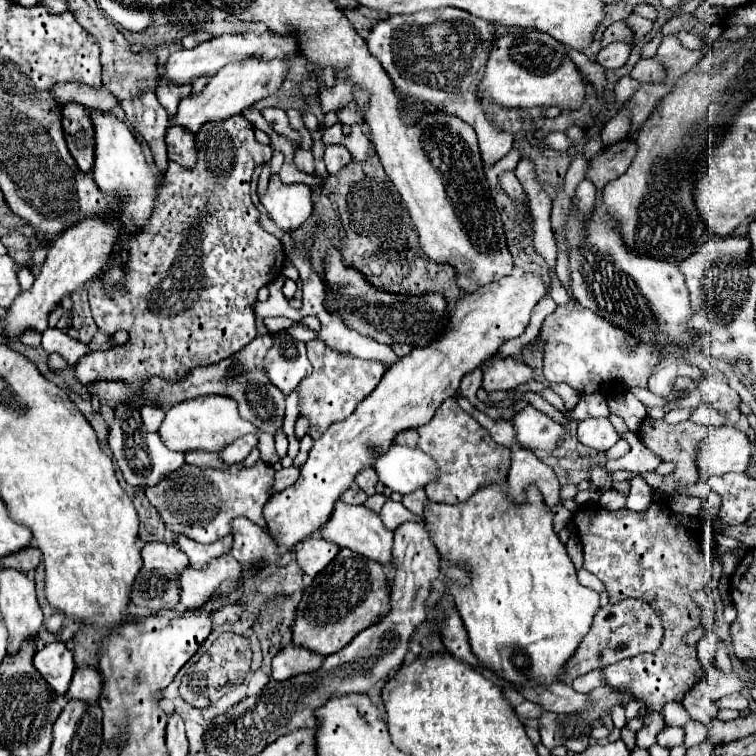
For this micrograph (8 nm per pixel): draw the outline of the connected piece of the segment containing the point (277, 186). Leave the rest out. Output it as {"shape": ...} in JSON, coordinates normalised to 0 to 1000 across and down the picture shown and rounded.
{"shape":[[[362,229],[354,237],[352,255],[344,258],[344,269],[370,303],[386,306],[413,282],[413,250],[402,242],[378,245],[370,239],[368,229]]]}

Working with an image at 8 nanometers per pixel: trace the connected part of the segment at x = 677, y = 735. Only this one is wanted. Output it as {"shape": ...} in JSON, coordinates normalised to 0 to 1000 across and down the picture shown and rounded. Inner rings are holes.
{"shape":[[[878,962],[870,972],[868,972],[868,983],[876,988],[894,988],[905,983],[905,964],[902,962]]]}

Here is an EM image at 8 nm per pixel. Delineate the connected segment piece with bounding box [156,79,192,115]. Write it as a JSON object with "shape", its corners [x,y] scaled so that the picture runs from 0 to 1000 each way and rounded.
{"shape":[[[214,104],[214,107],[209,110],[209,115],[206,115],[206,126],[209,126],[212,139],[222,147],[222,152],[230,152],[235,136],[238,136],[246,126],[251,126],[251,118],[254,118],[251,110],[241,110],[241,112],[238,112],[238,110],[225,110],[225,107]]]}

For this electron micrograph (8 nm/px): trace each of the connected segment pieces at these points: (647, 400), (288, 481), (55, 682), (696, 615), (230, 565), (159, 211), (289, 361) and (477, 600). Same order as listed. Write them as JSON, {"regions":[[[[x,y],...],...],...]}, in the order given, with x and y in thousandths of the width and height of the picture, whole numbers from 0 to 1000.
{"regions":[[[[837,512],[832,516],[854,538],[874,538],[889,528],[889,524],[877,526],[860,519],[856,513]]],[[[381,618],[381,620],[368,620],[362,628],[362,639],[360,639],[360,652],[370,652],[378,644],[384,644],[389,636],[394,634],[394,620],[392,618]]],[[[66,851],[53,861],[48,861],[45,882],[74,914],[74,919],[87,919],[101,882],[98,882],[98,866],[87,858],[85,851]]],[[[860,665],[854,676],[839,679],[831,673],[820,676],[804,676],[794,668],[775,668],[772,679],[770,673],[762,673],[759,679],[759,694],[765,700],[767,718],[772,724],[772,753],[786,758],[804,782],[807,798],[839,790],[847,795],[860,798],[865,806],[870,806],[870,816],[878,829],[876,853],[865,864],[849,864],[844,869],[833,869],[825,874],[817,874],[799,885],[802,903],[817,911],[833,914],[841,925],[852,925],[860,940],[876,940],[878,930],[884,927],[902,927],[902,922],[913,914],[915,906],[921,906],[931,896],[929,877],[923,874],[921,856],[907,853],[907,837],[918,829],[926,829],[929,806],[923,798],[915,795],[915,782],[931,780],[939,776],[944,767],[943,749],[946,747],[944,713],[946,702],[942,693],[930,693],[915,684],[905,684],[899,679],[889,679],[878,665]]],[[[291,734],[267,753],[246,750],[235,758],[238,798],[249,806],[262,806],[272,798],[278,787],[288,782],[294,769],[315,766],[317,758],[320,747],[315,747],[307,734]]],[[[310,152],[299,160],[283,160],[283,163],[272,163],[272,168],[267,168],[267,173],[262,173],[262,179],[257,179],[257,187],[262,189],[262,221],[257,224],[243,224],[235,221],[235,216],[222,216],[214,247],[209,250],[209,261],[204,269],[204,279],[198,292],[193,295],[190,303],[172,308],[167,313],[164,329],[169,335],[167,348],[164,348],[164,369],[161,374],[151,377],[151,380],[140,380],[135,372],[122,372],[119,382],[116,382],[116,393],[119,393],[119,409],[122,409],[122,419],[130,430],[130,435],[138,443],[148,443],[156,435],[164,435],[172,440],[172,448],[167,456],[143,462],[143,464],[132,464],[132,467],[114,467],[103,480],[101,480],[101,499],[106,501],[106,507],[116,509],[116,507],[130,507],[130,504],[167,504],[175,509],[188,512],[188,507],[198,499],[212,499],[222,507],[235,507],[235,501],[241,504],[254,488],[259,485],[272,485],[272,483],[283,483],[291,480],[294,475],[310,470],[312,464],[317,464],[323,456],[328,456],[336,446],[339,446],[339,433],[336,433],[336,411],[333,403],[339,401],[339,388],[347,377],[360,374],[370,361],[373,361],[373,345],[376,345],[376,327],[373,321],[357,311],[354,306],[349,306],[349,300],[344,298],[344,279],[336,274],[333,263],[331,263],[331,234],[336,229],[336,224],[341,218],[349,218],[352,213],[357,213],[360,208],[360,194],[357,192],[347,192],[336,184],[336,168],[333,163],[323,155],[323,152]]],[[[368,443],[362,459],[349,475],[349,488],[357,504],[376,520],[386,520],[394,507],[413,491],[413,483],[405,472],[405,454],[392,451],[384,443]]],[[[651,639],[646,644],[638,644],[632,647],[614,668],[590,668],[590,665],[574,665],[574,663],[563,663],[561,665],[561,694],[569,705],[569,713],[574,716],[579,731],[582,731],[582,739],[585,739],[585,747],[582,747],[582,755],[590,753],[587,745],[595,745],[595,747],[606,747],[611,753],[619,753],[622,755],[622,771],[619,774],[606,774],[606,771],[598,771],[593,776],[593,784],[601,790],[601,800],[619,832],[619,843],[622,843],[622,853],[624,853],[624,864],[661,898],[667,901],[675,901],[675,903],[688,903],[688,901],[735,901],[741,898],[741,890],[743,890],[743,882],[749,880],[749,872],[754,872],[754,866],[759,866],[765,851],[772,845],[772,840],[778,837],[780,832],[780,824],[783,824],[783,816],[788,813],[788,808],[794,806],[794,787],[778,776],[770,776],[762,766],[762,750],[759,745],[754,742],[751,731],[749,731],[749,724],[746,718],[738,713],[738,708],[733,705],[730,700],[730,679],[728,673],[722,671],[714,649],[709,644],[698,644],[696,647],[696,660],[693,665],[680,665],[675,663],[672,657],[672,639]]]]}

